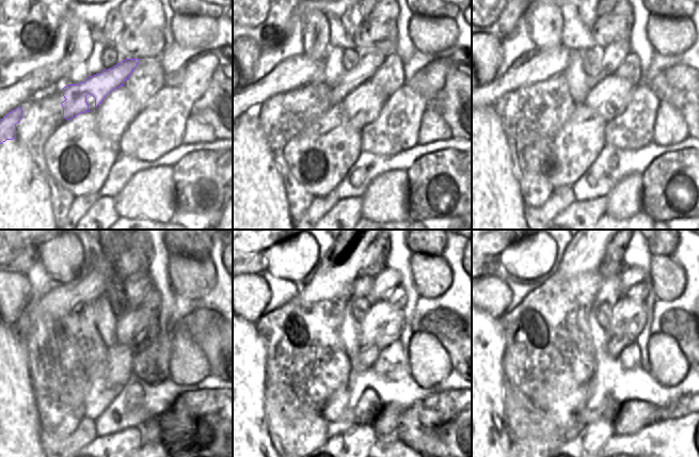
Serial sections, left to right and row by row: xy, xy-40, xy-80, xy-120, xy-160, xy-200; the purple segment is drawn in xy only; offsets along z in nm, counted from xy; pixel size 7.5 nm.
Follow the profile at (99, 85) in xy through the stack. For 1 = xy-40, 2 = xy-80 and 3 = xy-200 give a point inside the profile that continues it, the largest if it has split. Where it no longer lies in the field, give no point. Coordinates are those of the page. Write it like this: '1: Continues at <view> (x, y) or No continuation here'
1: Continues at xy-40 (369, 63)
2: Continues at xy-80 (613, 54)
3: Continues at xy-200 (630, 277).

